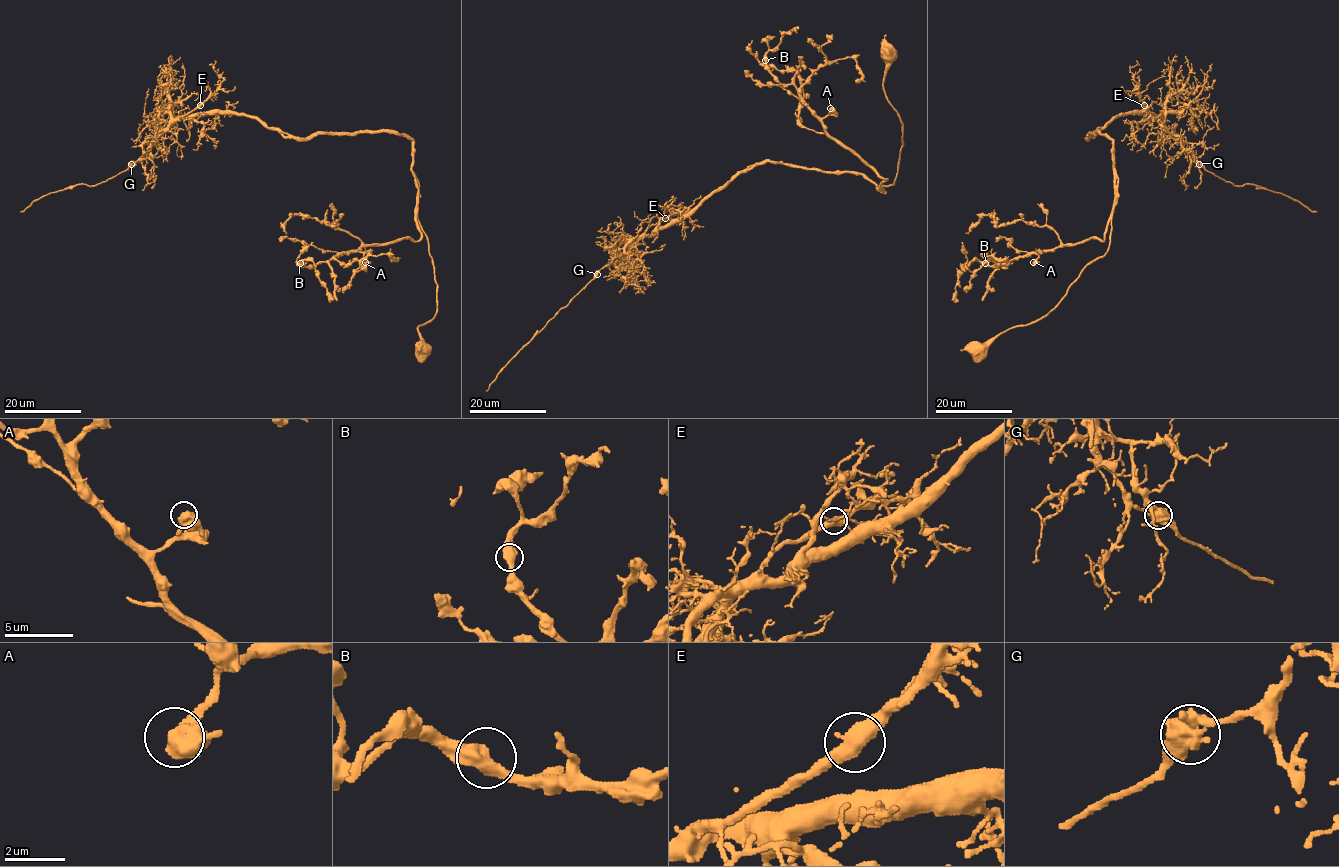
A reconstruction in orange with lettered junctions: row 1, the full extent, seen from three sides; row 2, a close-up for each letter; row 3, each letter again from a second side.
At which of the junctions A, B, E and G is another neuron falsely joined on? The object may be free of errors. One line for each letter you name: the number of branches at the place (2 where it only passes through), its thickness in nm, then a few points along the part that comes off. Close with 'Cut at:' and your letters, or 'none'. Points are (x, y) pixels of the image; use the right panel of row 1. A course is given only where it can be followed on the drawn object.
G: 2 | 600 nm | (1200, 164), (1234, 185), (1265, 187), (1317, 211)
Cut at: G

